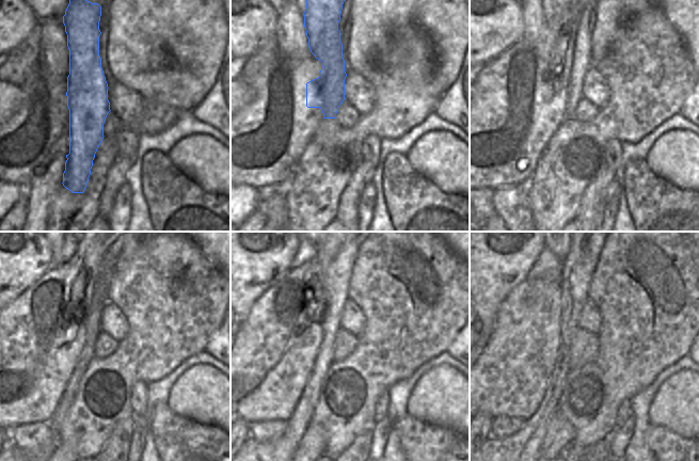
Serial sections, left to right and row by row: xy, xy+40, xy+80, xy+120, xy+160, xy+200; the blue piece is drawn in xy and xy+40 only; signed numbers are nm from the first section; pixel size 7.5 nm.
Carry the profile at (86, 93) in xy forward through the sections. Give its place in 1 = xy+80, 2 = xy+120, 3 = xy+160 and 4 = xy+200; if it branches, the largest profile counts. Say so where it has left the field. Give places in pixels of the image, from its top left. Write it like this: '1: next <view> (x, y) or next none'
1: next xy+80 (555, 90)
2: next xy+120 (76, 334)
3: next xy+160 (315, 336)
4: next xy+200 (553, 336)

